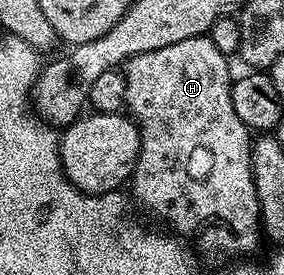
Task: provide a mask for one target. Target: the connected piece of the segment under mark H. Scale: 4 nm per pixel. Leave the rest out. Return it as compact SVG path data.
M208 34L186 38L186 42L174 42L174 46L162 46L162 50L150 50L124 61L124 108L140 127L140 153L132 171L130 196L137 205L148 208L150 215L165 220L177 237L187 238L201 253L244 258L262 241L260 203L252 173L254 136L242 118L234 114L234 76L228 73L228 64L229 57L214 46Z

